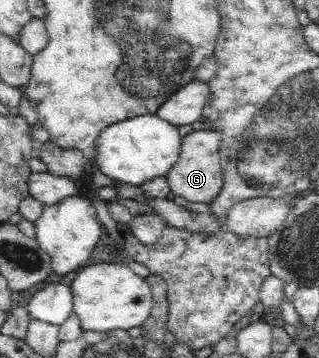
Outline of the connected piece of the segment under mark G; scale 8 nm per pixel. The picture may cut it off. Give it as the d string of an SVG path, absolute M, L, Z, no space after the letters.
M203 129L193 130L183 136L177 162L165 176L170 186L170 192L183 196L189 202L203 203L209 203L219 194L223 184L220 139L220 132Z

